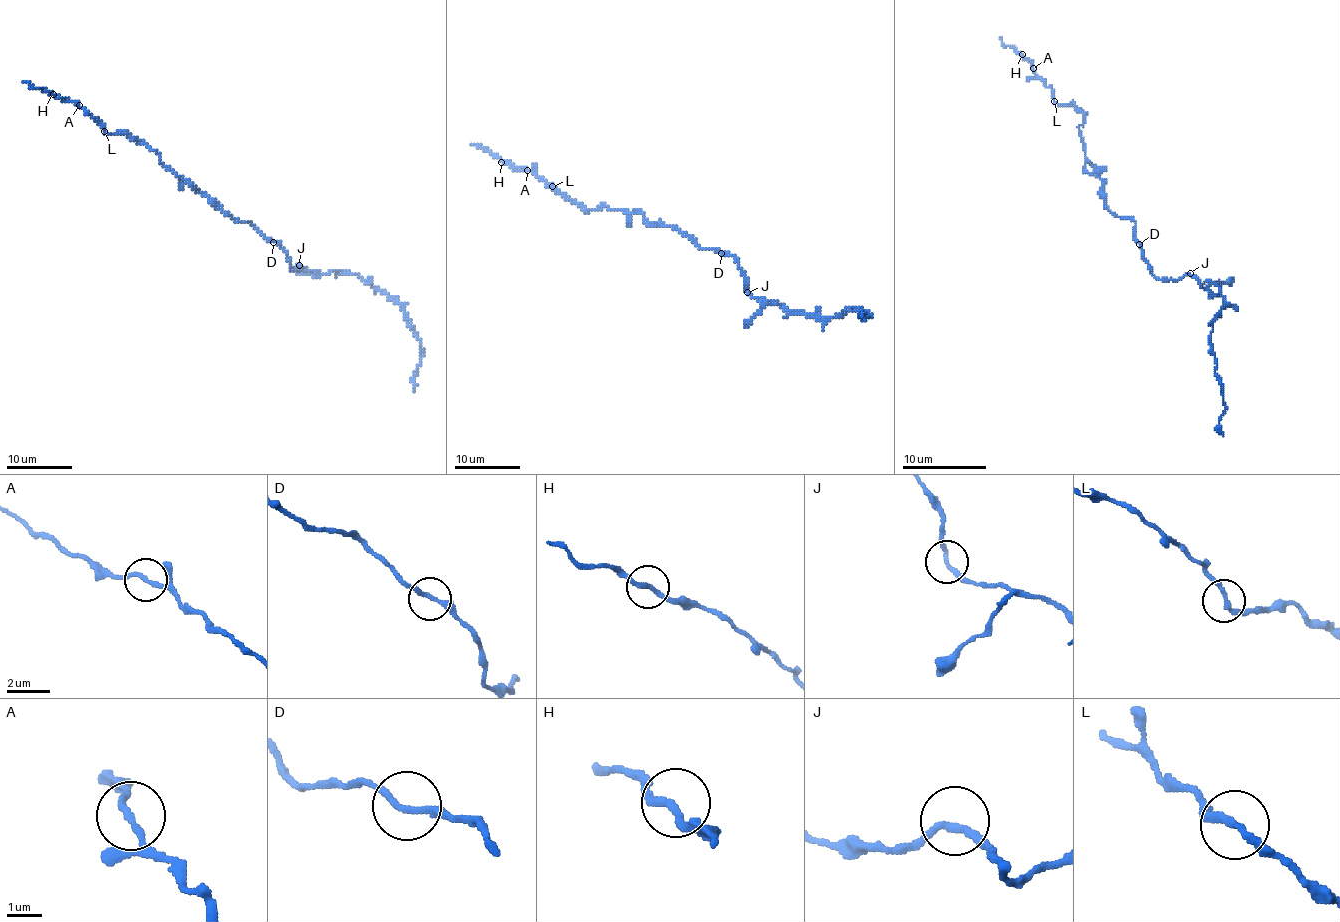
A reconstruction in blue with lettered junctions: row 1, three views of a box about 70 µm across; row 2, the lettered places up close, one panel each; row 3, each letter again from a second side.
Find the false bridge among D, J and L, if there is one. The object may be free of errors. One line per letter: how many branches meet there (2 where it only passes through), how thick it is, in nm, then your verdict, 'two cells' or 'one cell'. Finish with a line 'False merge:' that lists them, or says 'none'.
D: branches 2; calibre 200 nm; one cell
J: branches 2; calibre 200 nm; one cell
L: branches 2; calibre 200 nm; one cell
False merge: none

